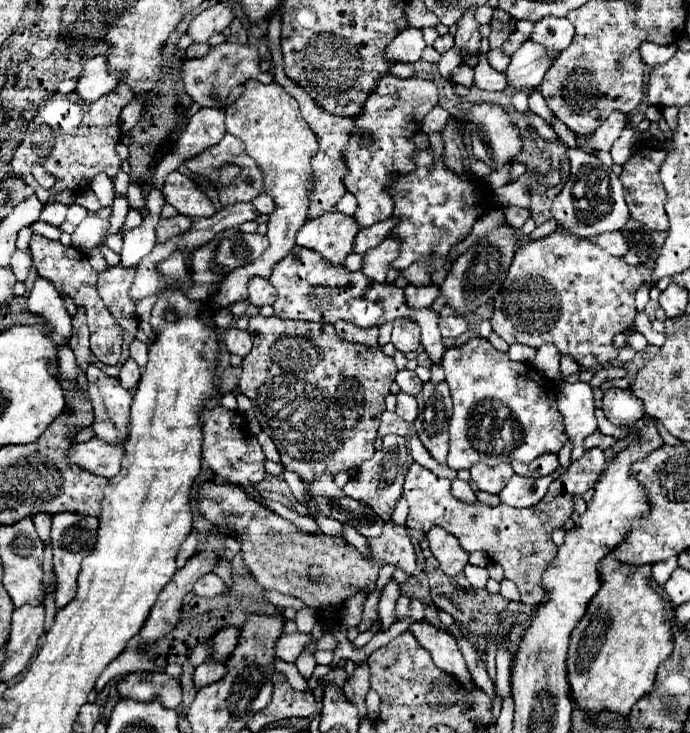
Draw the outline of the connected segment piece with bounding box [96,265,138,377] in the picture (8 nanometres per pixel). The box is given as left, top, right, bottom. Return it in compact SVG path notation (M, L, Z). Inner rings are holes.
M110 267L108 271L102 271L98 277L98 293L102 297L102 301L106 303L106 307L110 309L110 313L114 315L114 319L126 329L126 337L124 337L124 353L122 353L122 361L114 367L110 367L112 375L116 377L120 371L120 365L128 359L128 345L132 343L132 339L136 337L138 331L138 321L134 317L136 315L136 301L128 295L128 289L132 285L134 279L134 271L136 267Z

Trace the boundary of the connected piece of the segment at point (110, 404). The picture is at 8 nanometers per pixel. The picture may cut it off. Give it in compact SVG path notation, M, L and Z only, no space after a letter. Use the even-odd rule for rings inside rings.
M92 363L86 369L88 377L88 395L94 403L94 425L96 437L118 443L128 437L128 419L130 419L130 403L132 393L126 391L118 379L108 377L104 371L94 367Z

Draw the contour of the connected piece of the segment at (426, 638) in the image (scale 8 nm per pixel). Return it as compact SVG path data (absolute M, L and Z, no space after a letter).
M414 621L410 625L410 631L416 641L420 641L420 645L432 655L436 667L454 675L464 687L472 689L472 677L466 669L466 661L456 645L456 639L448 631L438 629L428 621Z

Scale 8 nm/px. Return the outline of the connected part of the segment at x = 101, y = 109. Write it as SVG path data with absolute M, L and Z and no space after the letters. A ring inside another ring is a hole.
M124 83L118 85L114 91L110 91L108 95L104 95L102 99L98 99L96 103L84 101L74 91L68 95L62 95L62 93L48 95L40 103L34 119L30 121L22 143L14 149L14 155L10 161L14 173L36 191L42 203L50 201L46 197L54 197L56 193L66 189L74 193L86 189L98 173L106 173L110 179L114 179L116 173L120 171L120 157L114 151L122 137L120 111L130 101L132 101L132 91ZM32 165L42 165L56 179L52 189L44 191L38 185L38 181L32 175Z

